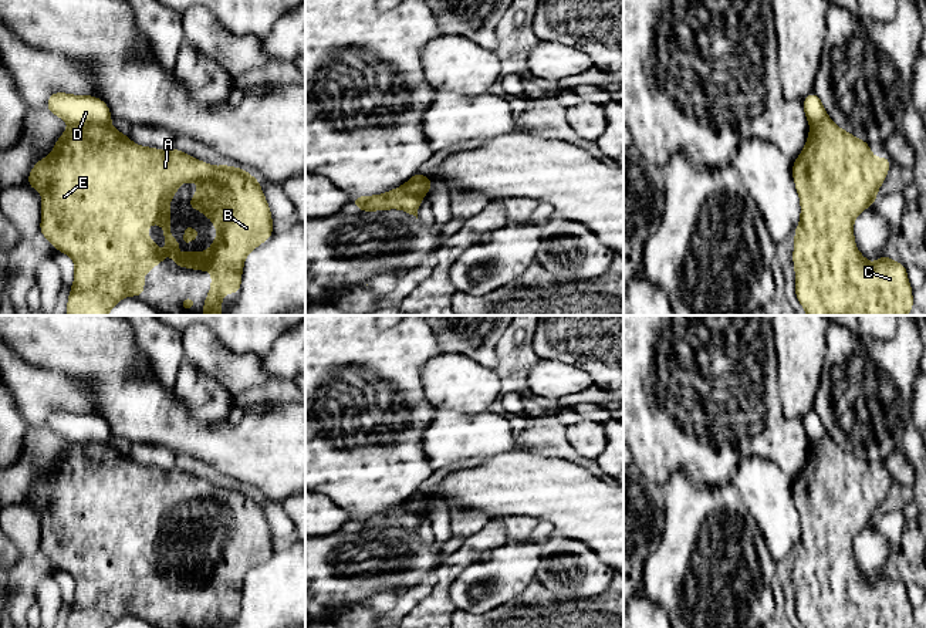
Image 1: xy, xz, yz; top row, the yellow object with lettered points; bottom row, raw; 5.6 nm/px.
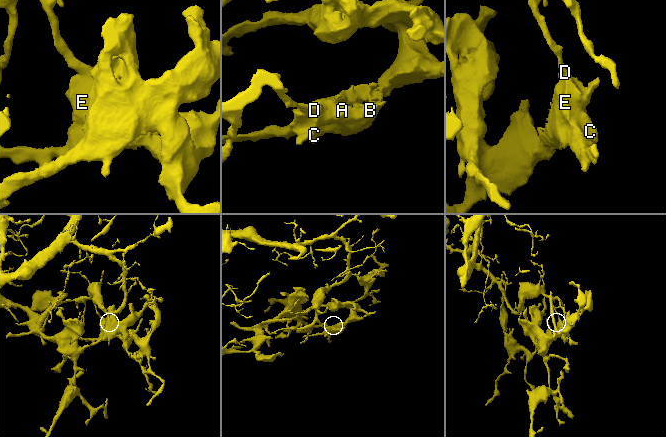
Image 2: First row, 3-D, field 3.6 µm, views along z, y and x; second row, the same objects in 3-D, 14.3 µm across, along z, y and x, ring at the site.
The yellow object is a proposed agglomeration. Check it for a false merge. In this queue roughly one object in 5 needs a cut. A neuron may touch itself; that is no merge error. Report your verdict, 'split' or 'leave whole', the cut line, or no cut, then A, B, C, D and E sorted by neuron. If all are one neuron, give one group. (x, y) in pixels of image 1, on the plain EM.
split; cut in xz along (431, 502), (422, 513), (408, 506), (396, 506); A B C E / D

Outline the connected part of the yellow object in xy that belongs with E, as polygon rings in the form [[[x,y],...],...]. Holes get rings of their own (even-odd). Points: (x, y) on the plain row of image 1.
[[[71,443],[55,458],[54,469],[33,484],[27,503],[43,511],[41,553],[75,583],[67,628],[111,628],[126,614],[143,612],[142,594],[168,575],[148,556],[149,541],[163,546],[163,558],[175,584],[213,591],[203,628],[220,628],[226,611],[240,611],[244,575],[273,554],[268,521],[250,490],[229,483],[216,486],[178,466],[139,465],[111,443]],[[183,500],[202,502],[186,523],[212,537],[219,551],[207,570],[199,568],[195,574],[186,568],[180,577],[168,529],[170,516]]]

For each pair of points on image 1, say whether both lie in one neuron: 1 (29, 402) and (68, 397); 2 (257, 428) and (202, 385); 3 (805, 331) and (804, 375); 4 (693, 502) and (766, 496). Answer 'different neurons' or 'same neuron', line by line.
1: same neuron
2: different neurons
3: same neuron
4: different neurons

